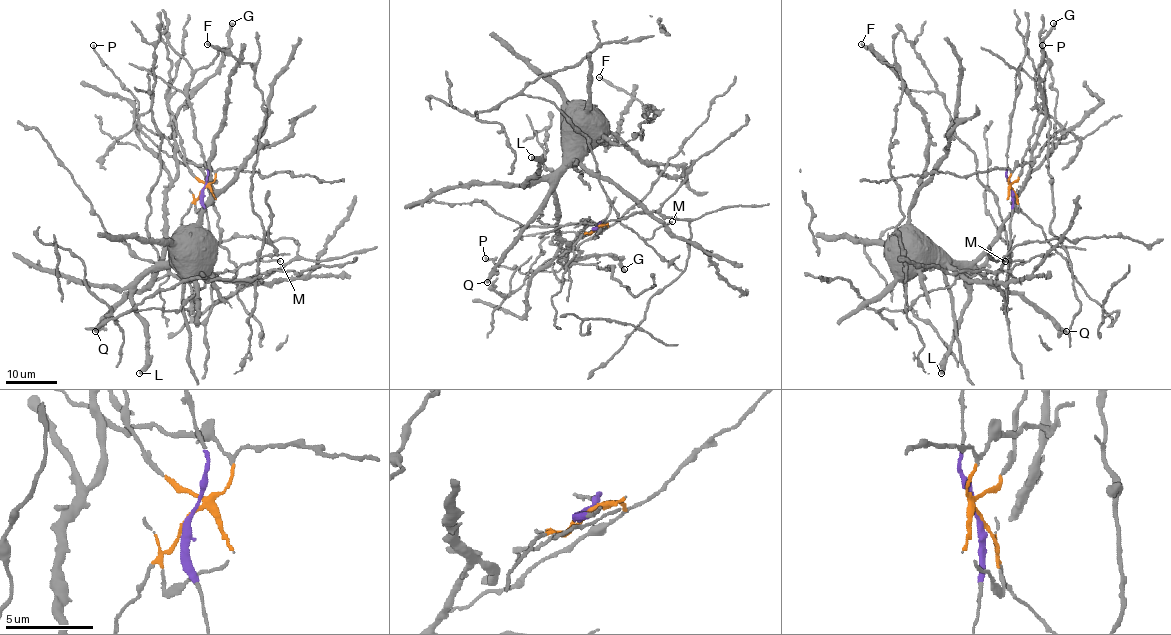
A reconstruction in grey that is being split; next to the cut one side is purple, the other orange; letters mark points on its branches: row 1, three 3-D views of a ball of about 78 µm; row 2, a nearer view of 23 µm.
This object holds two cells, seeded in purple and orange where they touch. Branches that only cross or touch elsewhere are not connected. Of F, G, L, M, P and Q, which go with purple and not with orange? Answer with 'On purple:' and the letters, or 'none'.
On purple: F, G, L, M, Q

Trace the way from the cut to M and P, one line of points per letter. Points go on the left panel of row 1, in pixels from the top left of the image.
M: (204, 188), (202, 207), (213, 247), (214, 303), (251, 281), (223, 281), (208, 276), (258, 260), (280, 262)
P: (204, 188), (215, 172), (209, 166), (179, 162), (136, 127), (138, 100), (99, 57), (92, 44)

